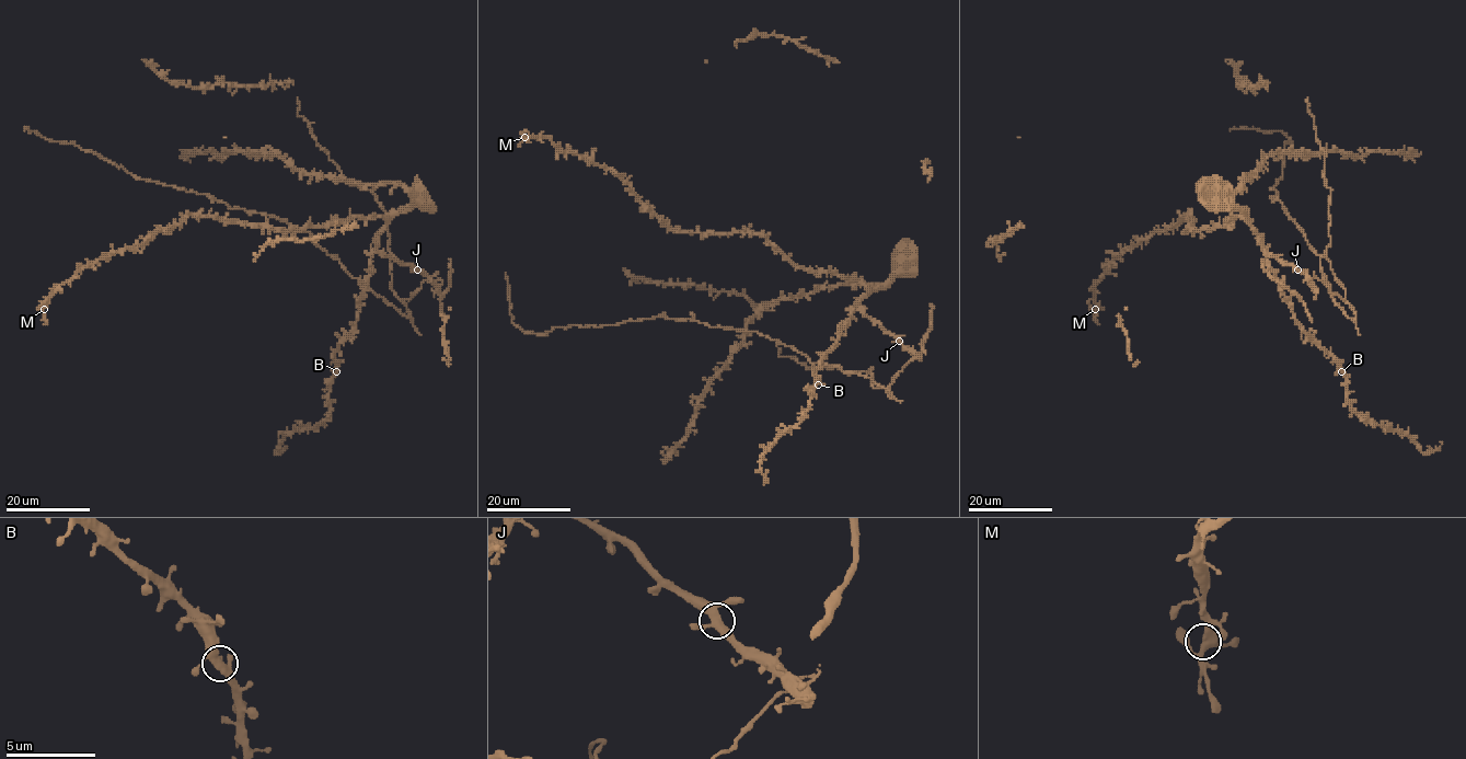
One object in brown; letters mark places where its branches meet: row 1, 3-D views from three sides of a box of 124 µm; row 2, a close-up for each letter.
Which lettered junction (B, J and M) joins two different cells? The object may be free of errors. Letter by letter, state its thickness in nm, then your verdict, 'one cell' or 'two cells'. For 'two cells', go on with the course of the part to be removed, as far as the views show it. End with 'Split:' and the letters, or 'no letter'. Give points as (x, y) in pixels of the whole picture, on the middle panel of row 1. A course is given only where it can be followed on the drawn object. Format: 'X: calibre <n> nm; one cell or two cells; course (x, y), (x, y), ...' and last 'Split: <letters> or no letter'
B: calibre 400 nm; one cell
J: calibre 380 nm; one cell
M: calibre 400 nm; one cell
Split: no letter

